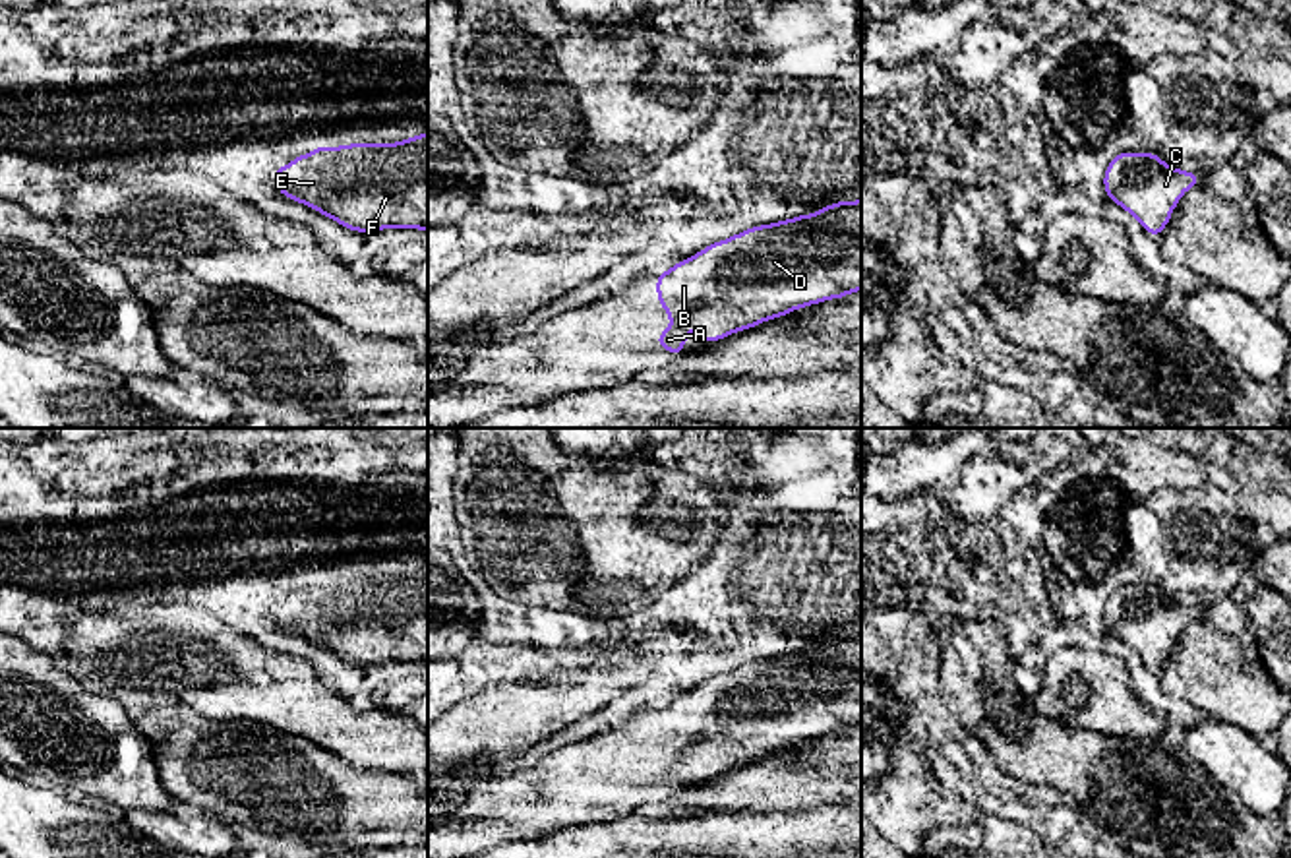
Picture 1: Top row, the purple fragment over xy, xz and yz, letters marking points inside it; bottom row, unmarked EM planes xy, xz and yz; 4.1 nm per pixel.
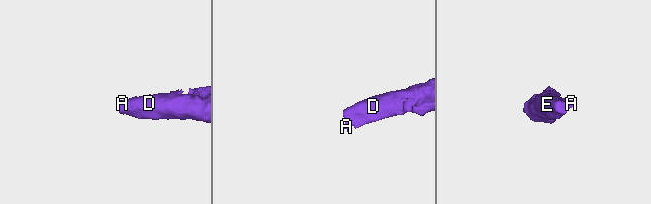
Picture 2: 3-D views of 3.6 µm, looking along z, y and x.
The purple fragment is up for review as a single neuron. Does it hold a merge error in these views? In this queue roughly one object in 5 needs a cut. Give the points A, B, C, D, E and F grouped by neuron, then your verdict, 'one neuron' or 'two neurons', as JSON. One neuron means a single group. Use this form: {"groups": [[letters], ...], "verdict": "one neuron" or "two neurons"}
{"groups": [["A", "B", "C", "D", "E", "F"]], "verdict": "one neuron"}

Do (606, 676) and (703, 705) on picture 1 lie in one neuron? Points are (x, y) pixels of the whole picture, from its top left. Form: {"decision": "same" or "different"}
{"decision": "different"}

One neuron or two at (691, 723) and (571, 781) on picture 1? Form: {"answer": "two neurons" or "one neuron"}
{"answer": "one neuron"}

